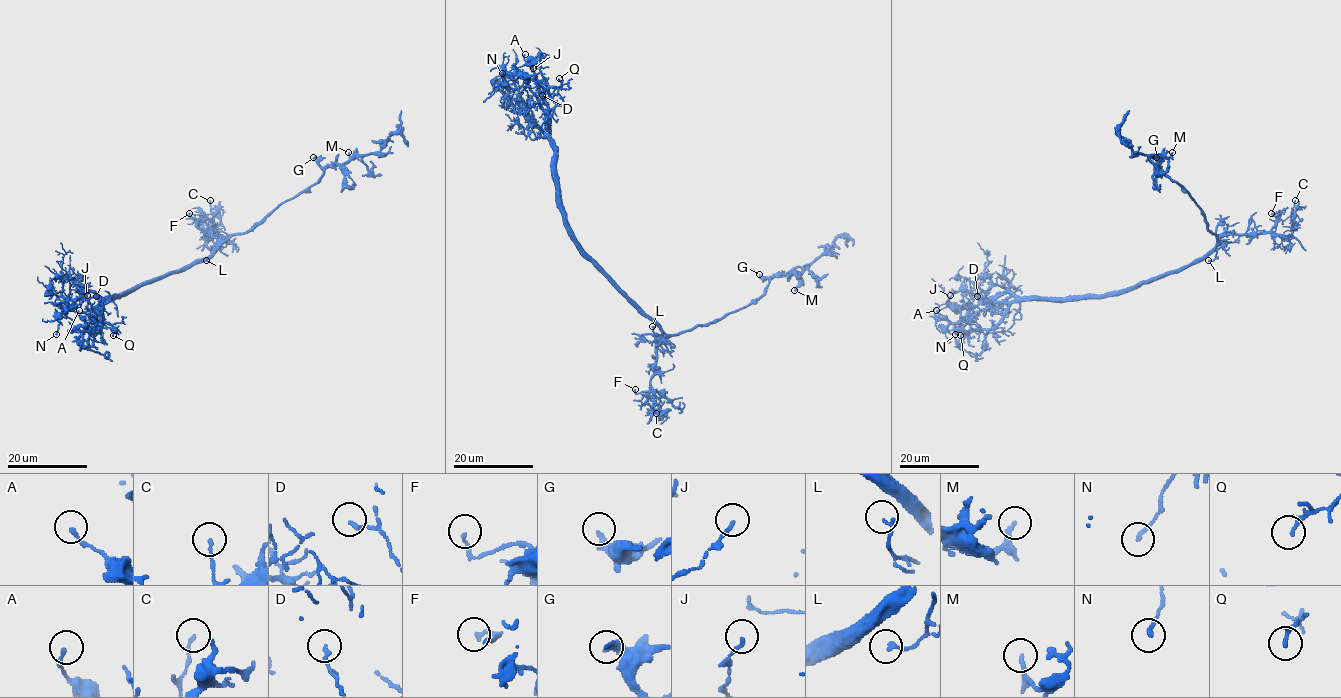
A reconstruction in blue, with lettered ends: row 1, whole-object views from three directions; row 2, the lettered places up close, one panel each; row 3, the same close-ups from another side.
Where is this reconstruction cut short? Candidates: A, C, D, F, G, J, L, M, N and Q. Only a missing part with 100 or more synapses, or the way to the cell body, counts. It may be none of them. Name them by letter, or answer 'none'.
none

